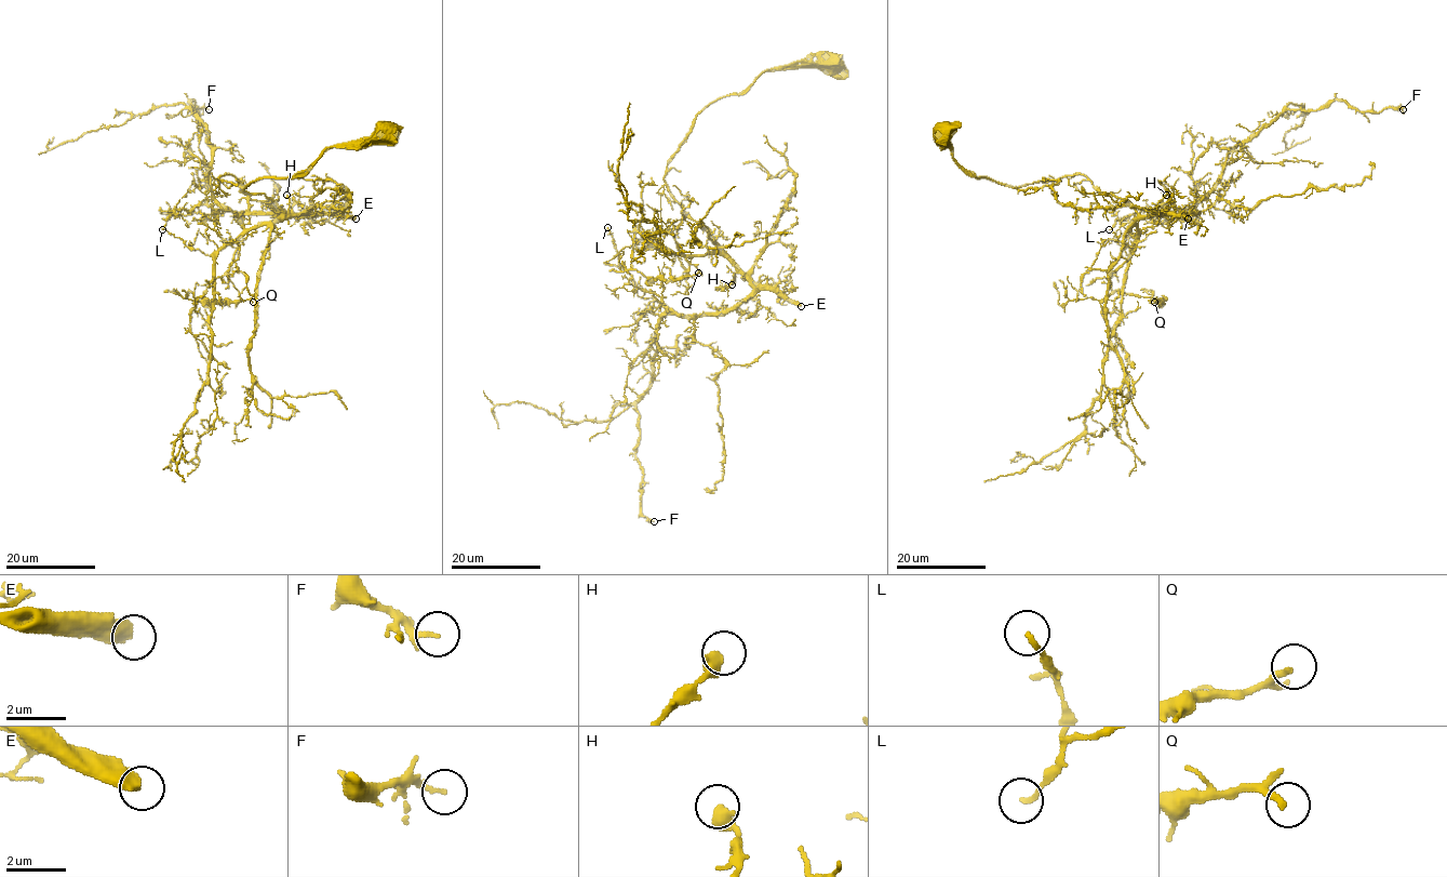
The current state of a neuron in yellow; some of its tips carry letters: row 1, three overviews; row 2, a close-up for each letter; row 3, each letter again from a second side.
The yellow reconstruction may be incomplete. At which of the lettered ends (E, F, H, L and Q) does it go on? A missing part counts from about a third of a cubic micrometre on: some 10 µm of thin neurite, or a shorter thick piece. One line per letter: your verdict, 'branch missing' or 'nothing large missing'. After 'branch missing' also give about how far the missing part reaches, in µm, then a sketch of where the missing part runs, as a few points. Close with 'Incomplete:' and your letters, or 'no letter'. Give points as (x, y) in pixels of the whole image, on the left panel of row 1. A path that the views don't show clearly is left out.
E: branch missing; missing 170 µm
F: nothing large missing
H: nothing large missing
L: nothing large missing
Q: branch missing; missing 30 µm
Incomplete: E, Q

